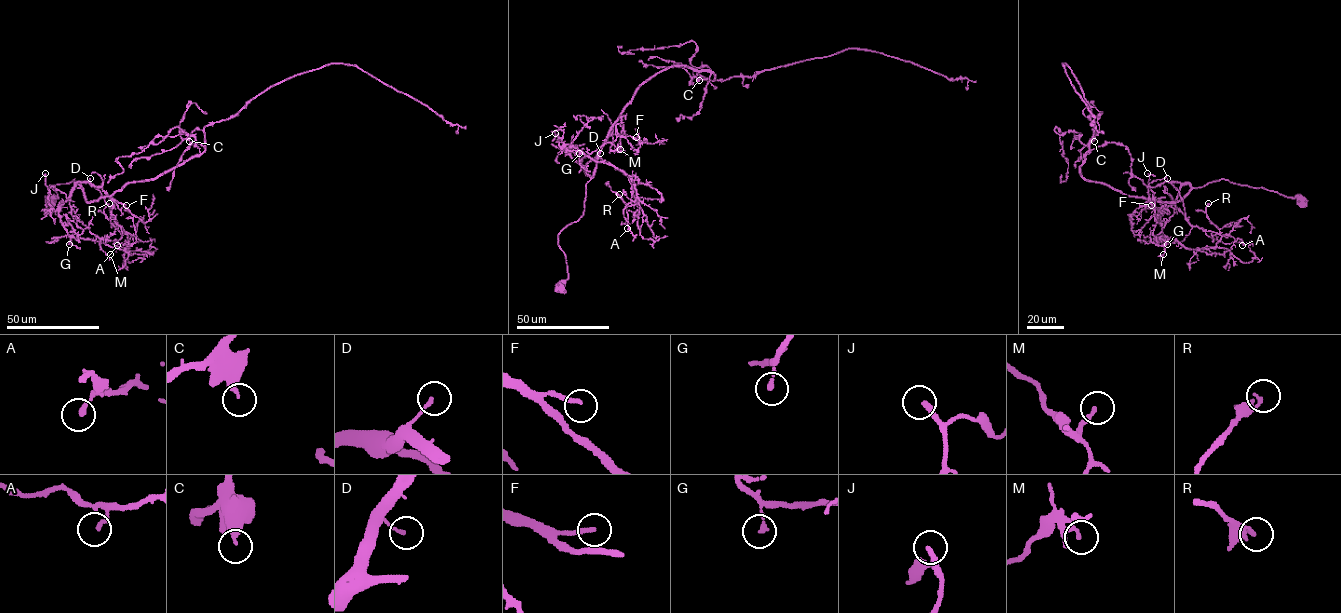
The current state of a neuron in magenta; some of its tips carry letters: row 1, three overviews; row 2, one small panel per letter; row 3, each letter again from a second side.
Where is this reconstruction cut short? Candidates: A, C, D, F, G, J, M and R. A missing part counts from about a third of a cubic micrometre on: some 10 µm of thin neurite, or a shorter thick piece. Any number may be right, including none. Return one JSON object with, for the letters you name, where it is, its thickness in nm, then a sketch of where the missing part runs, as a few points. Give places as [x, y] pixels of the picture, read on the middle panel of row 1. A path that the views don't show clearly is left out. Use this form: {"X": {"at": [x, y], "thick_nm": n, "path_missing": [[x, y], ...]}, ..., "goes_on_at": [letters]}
{"F": {"at": [636, 137], "thick_nm": 200, "path_missing": [[636, 137], [643, 134], [646, 125], [654, 128]]}, "goes_on_at": ["F"]}

